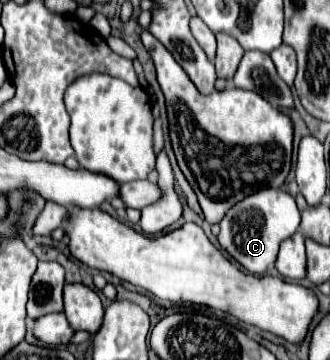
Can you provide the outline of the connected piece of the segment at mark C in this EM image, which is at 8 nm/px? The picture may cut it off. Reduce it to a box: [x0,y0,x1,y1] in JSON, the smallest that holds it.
[217,189,301,275]

